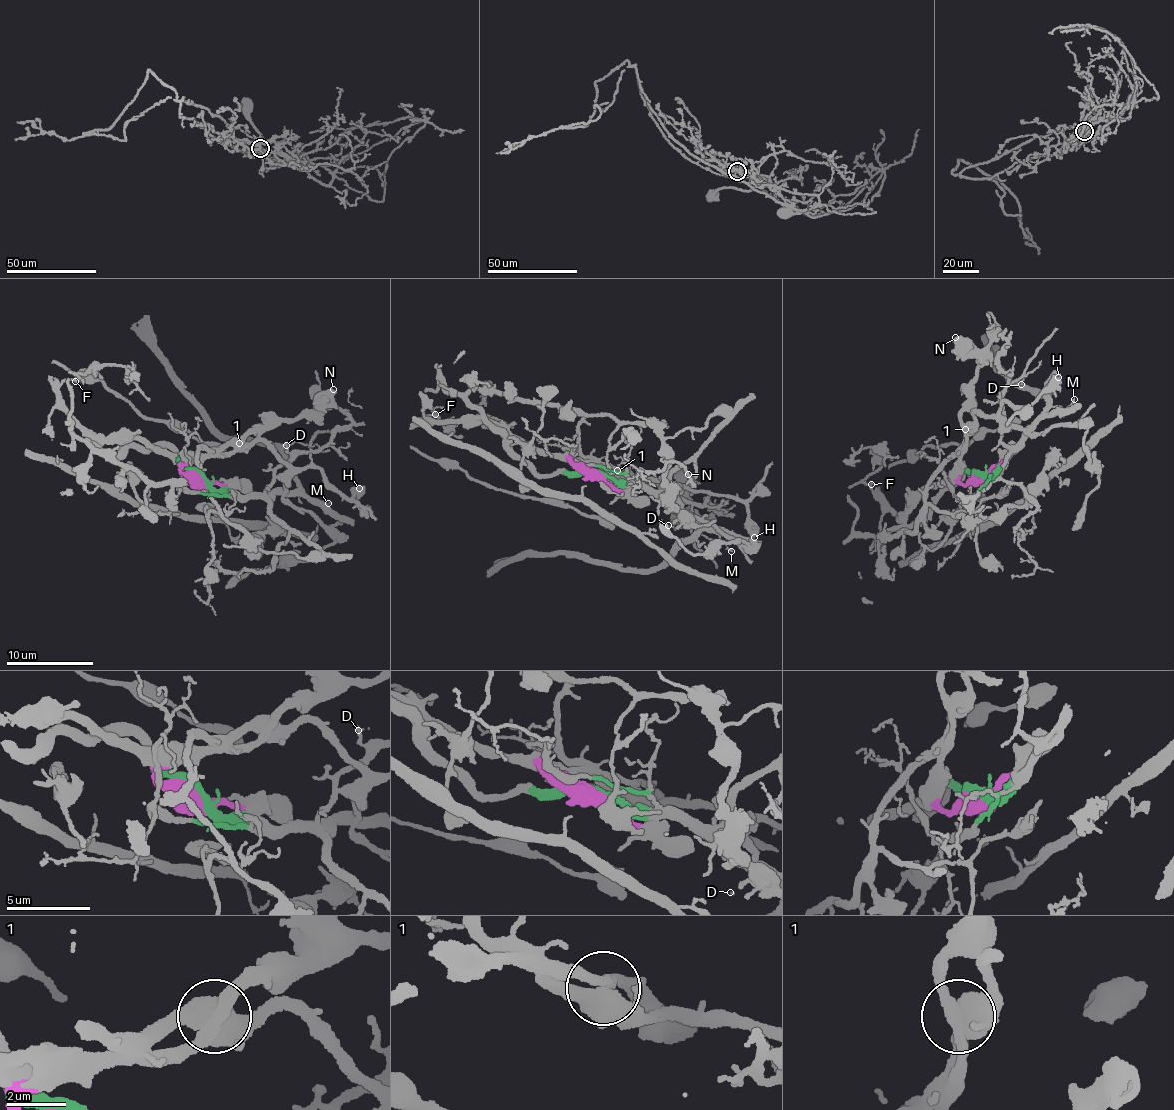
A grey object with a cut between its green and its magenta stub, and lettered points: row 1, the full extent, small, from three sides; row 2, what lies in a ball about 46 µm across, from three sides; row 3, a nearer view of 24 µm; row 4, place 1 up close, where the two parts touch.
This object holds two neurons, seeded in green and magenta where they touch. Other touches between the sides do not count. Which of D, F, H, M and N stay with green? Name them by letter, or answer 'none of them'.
D, H, M

